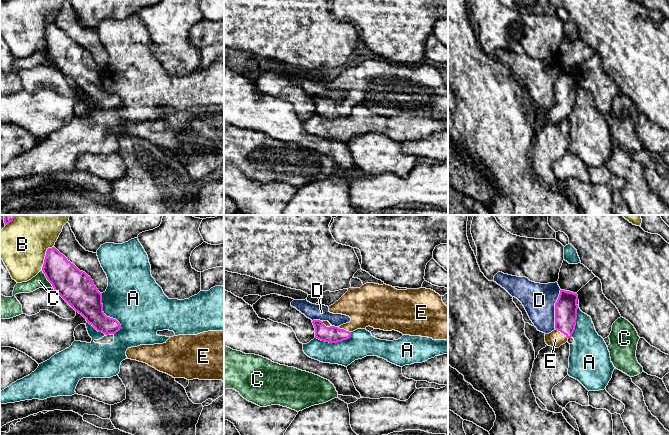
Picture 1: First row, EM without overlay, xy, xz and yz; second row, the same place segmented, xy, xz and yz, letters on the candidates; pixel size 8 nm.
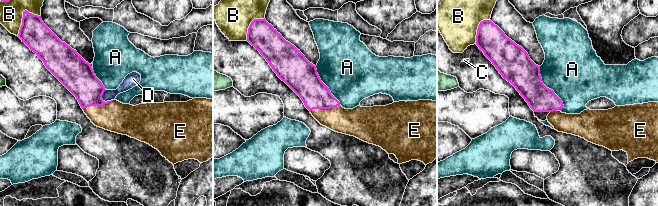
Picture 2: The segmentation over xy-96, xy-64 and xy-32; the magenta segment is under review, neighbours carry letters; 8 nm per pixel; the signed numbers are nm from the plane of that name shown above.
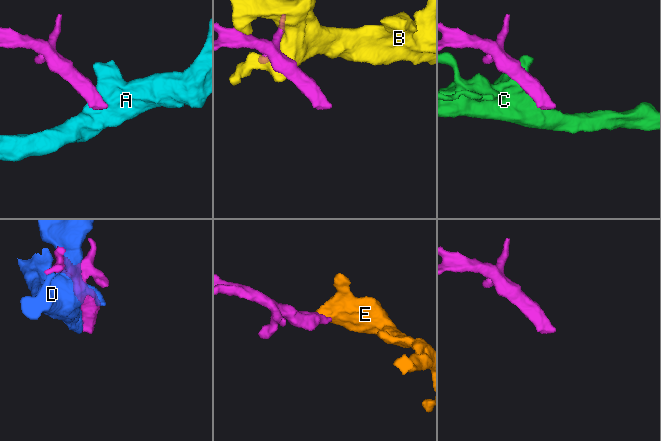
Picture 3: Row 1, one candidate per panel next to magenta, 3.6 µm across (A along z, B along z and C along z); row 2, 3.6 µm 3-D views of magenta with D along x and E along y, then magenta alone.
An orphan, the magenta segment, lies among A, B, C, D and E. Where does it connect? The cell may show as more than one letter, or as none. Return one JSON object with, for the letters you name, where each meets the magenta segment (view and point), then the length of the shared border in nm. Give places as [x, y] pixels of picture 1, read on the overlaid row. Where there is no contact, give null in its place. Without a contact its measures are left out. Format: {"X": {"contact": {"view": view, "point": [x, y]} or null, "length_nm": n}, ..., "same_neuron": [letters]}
{"E": {"contact": {"view": "yz", "point": [562, 332]}, "length_nm": 140}, "same_neuron": ["E"]}

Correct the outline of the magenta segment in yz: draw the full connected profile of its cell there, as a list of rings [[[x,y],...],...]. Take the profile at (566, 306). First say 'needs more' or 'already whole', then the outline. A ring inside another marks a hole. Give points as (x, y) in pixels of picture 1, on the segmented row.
needs more; [[[560,290],[555,303],[555,330],[545,334],[545,342],[548,346],[559,348],[572,337],[577,319],[577,300],[577,293]]]

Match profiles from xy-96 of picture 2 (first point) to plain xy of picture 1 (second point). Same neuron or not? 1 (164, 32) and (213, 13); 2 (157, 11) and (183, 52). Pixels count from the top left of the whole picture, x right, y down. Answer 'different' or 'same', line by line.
1: different
2: same

